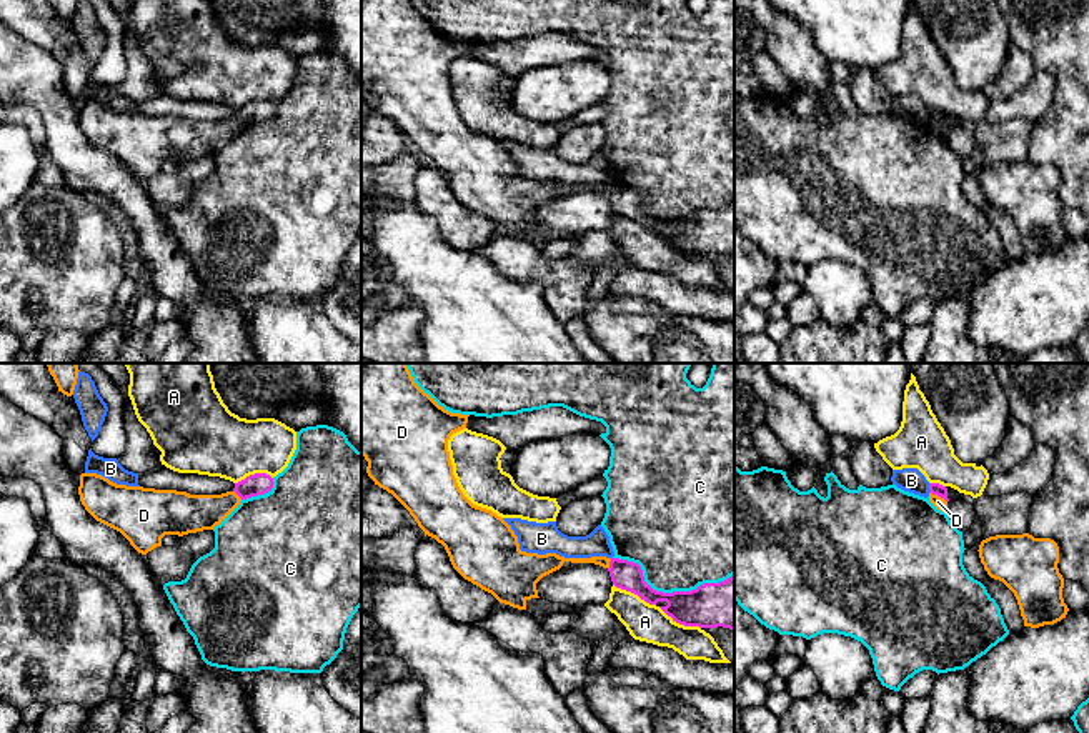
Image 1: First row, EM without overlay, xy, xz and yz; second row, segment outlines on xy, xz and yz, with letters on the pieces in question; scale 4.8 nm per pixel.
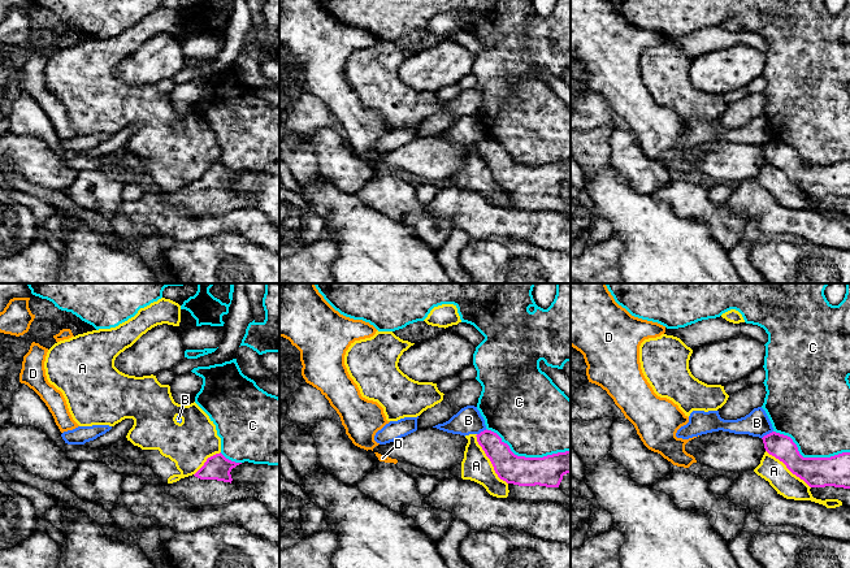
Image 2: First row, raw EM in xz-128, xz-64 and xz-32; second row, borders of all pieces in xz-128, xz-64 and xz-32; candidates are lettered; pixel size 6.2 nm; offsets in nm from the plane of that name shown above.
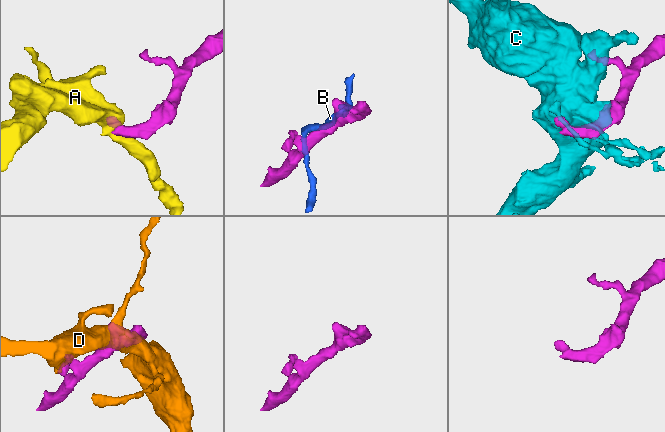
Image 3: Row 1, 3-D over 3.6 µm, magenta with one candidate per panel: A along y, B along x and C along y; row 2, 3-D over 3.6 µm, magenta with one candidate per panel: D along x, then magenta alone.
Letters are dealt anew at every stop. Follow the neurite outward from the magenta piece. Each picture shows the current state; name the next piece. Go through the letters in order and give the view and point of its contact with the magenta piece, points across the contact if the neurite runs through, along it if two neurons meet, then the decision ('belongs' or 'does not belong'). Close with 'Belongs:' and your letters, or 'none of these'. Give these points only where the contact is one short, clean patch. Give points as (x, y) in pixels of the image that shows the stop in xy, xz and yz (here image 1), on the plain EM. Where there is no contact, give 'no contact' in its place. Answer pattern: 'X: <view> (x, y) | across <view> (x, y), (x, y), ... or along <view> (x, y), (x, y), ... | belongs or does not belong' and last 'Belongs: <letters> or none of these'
A: xz (680, 250) | does not belong
B: yz (929, 115) | along yz (928, 110), (929, 119) | does not belong
C: xz (670, 220) | does not belong
D: yz (938, 122) | along yz (929, 119), (946, 129) | does not belong
Belongs: none of these

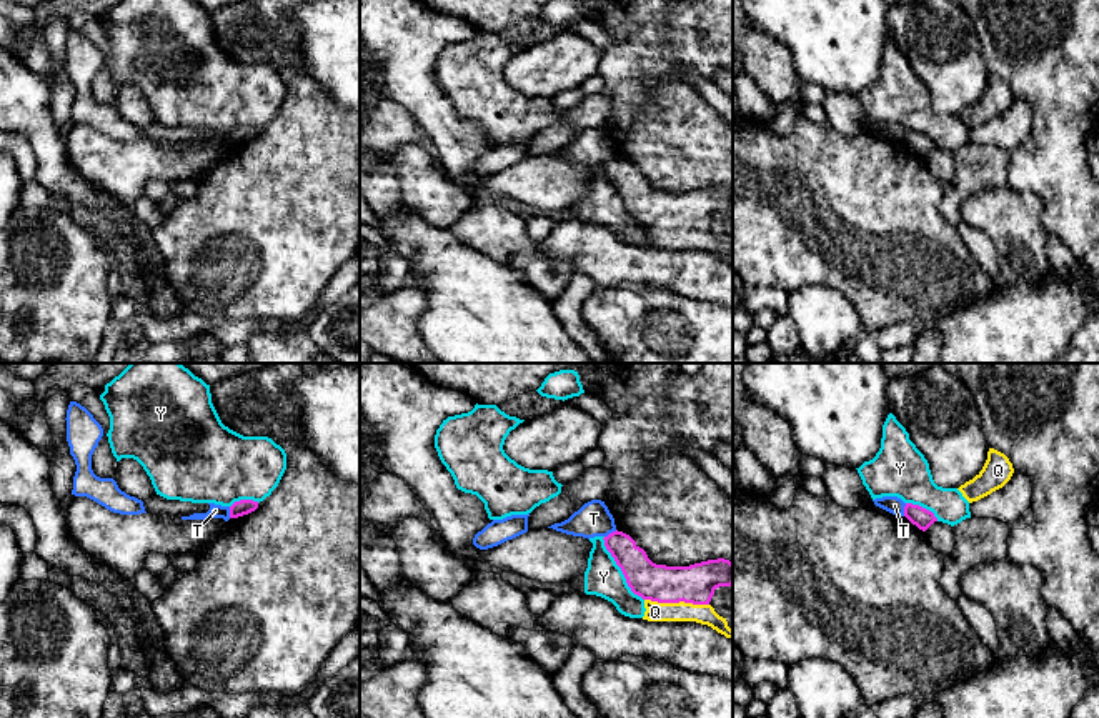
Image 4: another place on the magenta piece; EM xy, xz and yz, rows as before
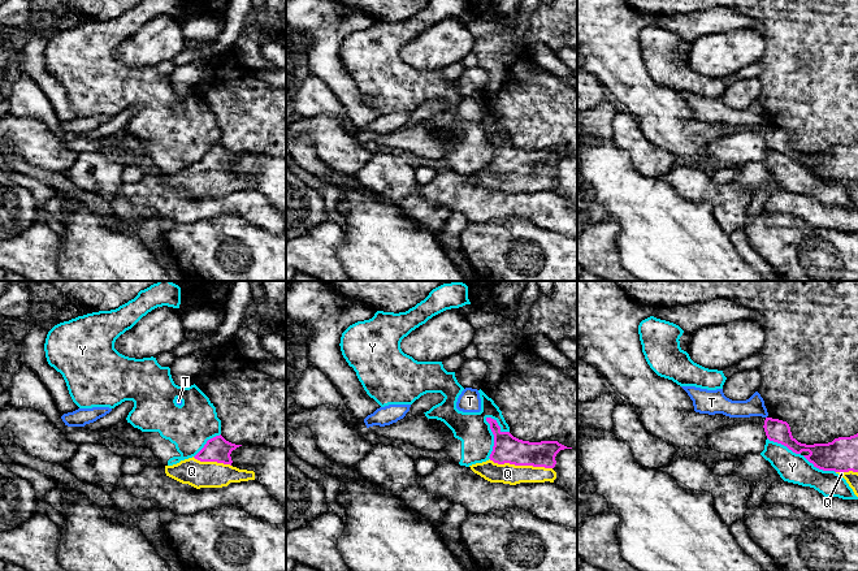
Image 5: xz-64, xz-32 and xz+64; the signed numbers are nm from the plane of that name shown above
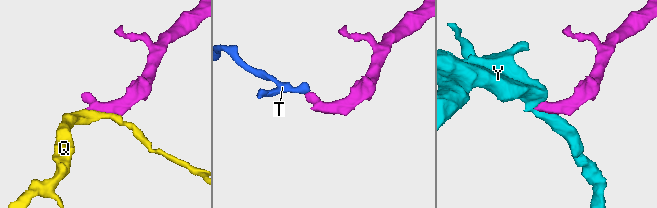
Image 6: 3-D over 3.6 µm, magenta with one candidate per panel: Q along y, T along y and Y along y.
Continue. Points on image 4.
Q: xz (676, 229) | belongs
T: yz (905, 137) | along yz (906, 130), (903, 142) | does not belong
Y: xz (621, 197) | does not belong
Belongs: Q

